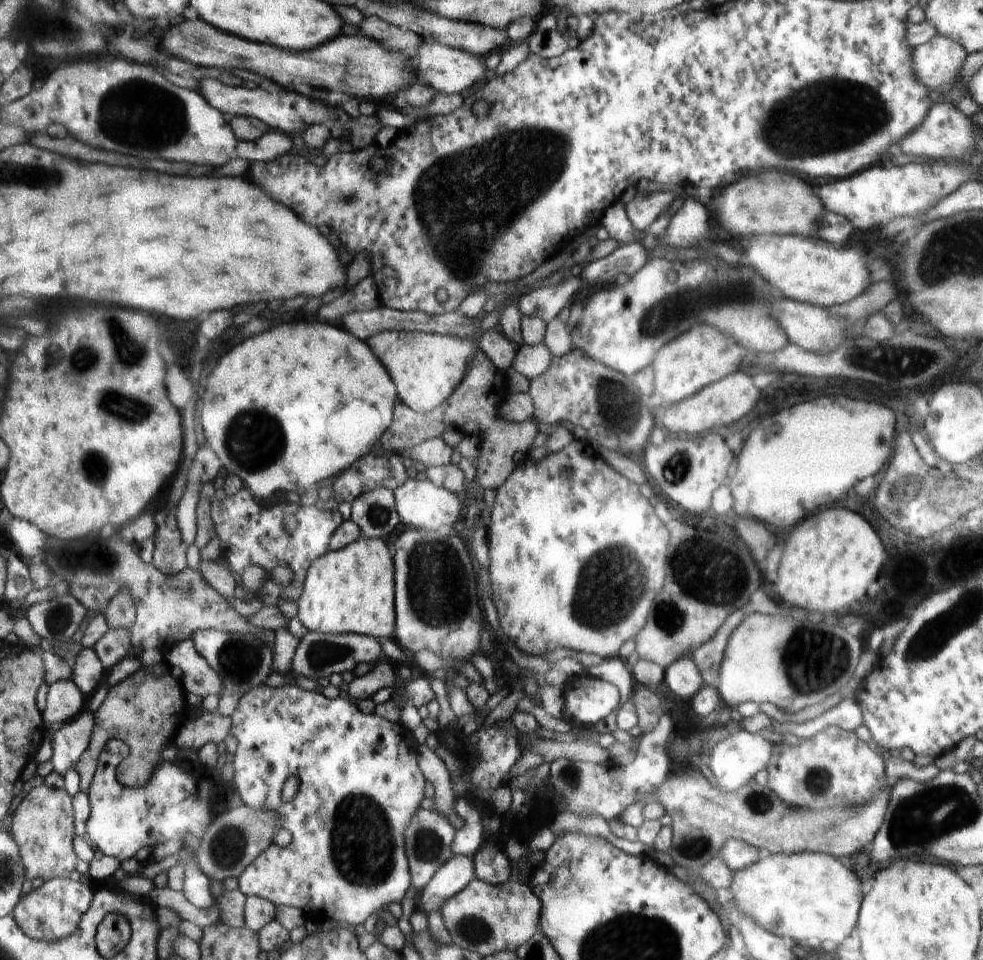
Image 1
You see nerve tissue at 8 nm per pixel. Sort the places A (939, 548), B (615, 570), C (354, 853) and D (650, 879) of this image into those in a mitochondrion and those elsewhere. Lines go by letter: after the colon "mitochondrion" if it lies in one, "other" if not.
A: other
B: mitochondrion
C: mitochondrion
D: other

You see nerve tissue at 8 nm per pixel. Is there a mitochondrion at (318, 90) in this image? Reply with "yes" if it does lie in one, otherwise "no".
no

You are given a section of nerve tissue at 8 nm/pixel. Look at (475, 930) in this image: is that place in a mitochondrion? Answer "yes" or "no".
yes

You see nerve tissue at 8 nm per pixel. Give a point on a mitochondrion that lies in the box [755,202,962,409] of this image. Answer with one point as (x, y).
(893, 363)

